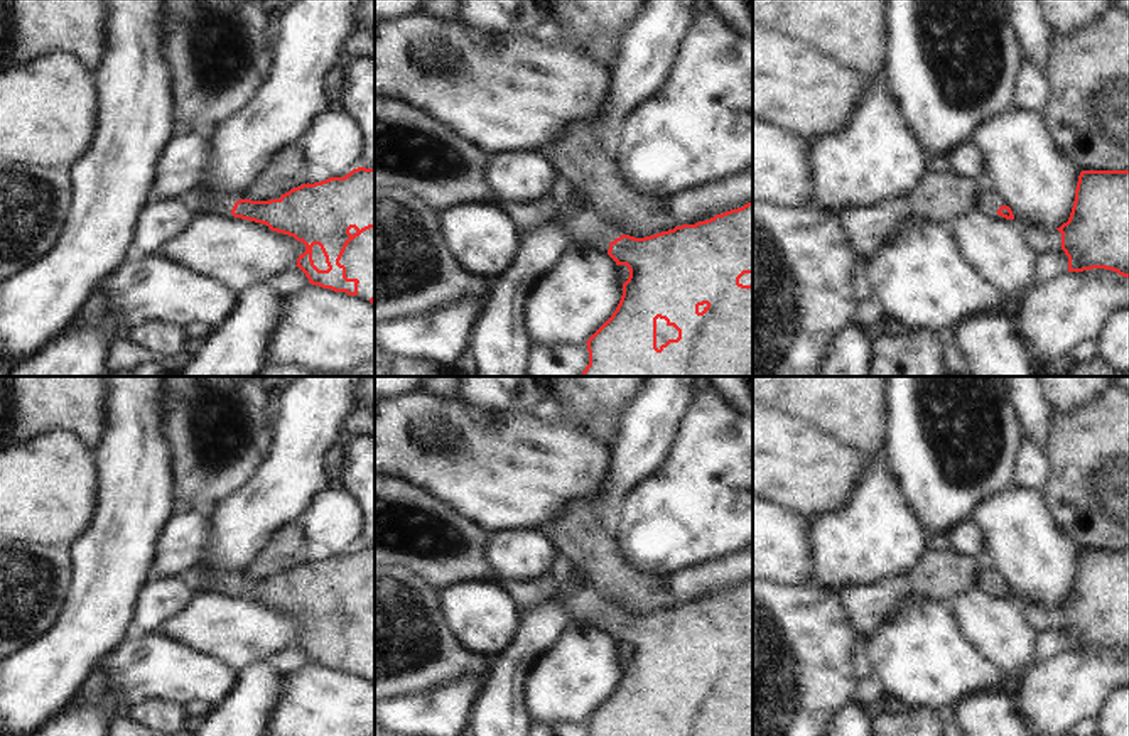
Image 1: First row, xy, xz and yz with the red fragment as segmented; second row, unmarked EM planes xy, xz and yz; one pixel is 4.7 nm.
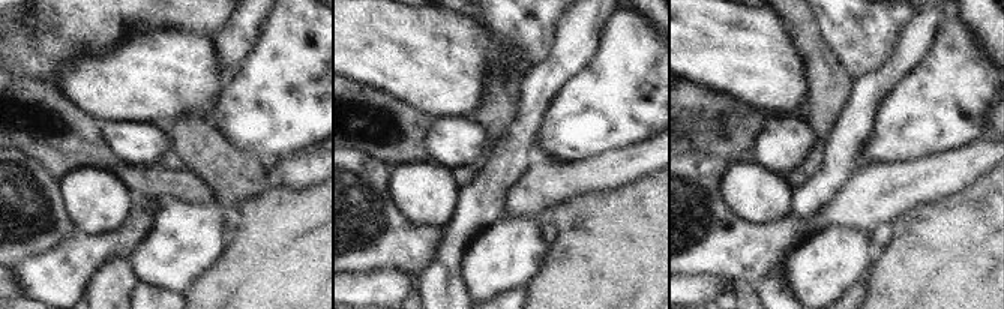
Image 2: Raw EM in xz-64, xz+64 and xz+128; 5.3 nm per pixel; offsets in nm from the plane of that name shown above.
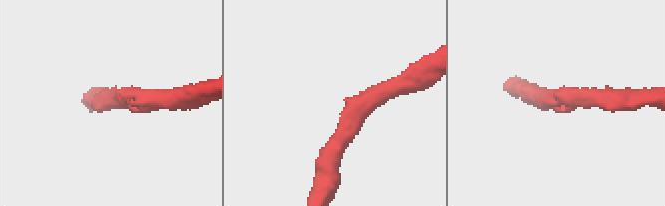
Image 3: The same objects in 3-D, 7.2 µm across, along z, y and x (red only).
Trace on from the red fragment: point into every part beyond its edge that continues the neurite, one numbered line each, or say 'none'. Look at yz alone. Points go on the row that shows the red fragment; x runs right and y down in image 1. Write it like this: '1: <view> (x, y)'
1: yz (989, 205)

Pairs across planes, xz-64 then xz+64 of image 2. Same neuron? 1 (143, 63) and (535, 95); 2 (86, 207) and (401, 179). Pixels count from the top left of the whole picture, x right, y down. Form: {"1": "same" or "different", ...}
{"1": "different", "2": "same"}

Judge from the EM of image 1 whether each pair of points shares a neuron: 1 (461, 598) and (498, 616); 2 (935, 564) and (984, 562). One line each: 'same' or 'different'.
1: same
2: same

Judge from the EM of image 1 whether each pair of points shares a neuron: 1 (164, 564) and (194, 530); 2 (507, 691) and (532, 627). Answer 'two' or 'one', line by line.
1: one
2: one

